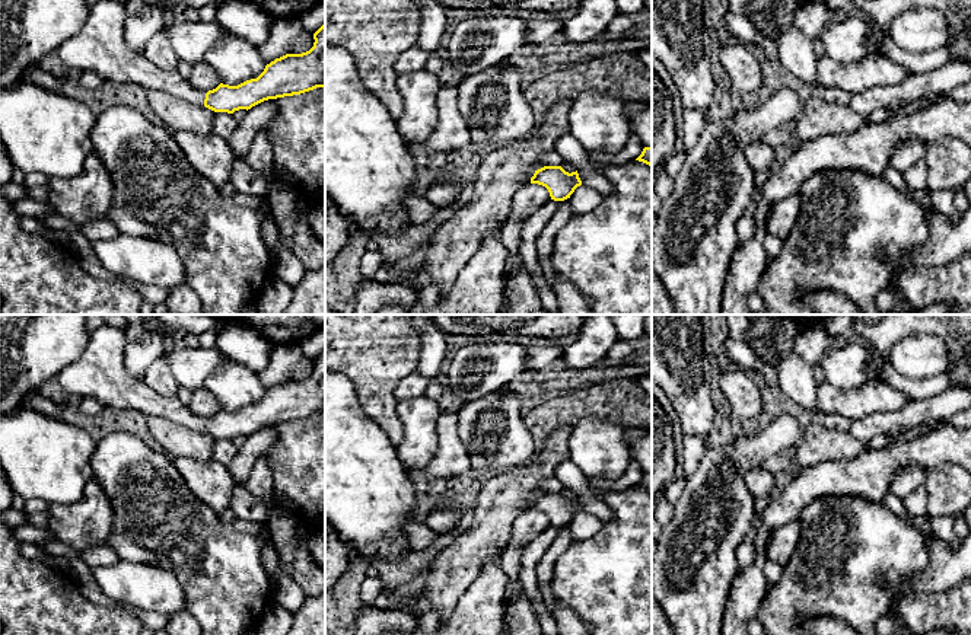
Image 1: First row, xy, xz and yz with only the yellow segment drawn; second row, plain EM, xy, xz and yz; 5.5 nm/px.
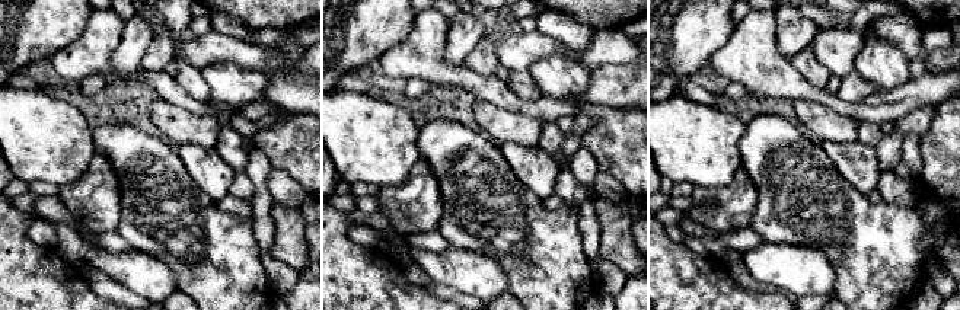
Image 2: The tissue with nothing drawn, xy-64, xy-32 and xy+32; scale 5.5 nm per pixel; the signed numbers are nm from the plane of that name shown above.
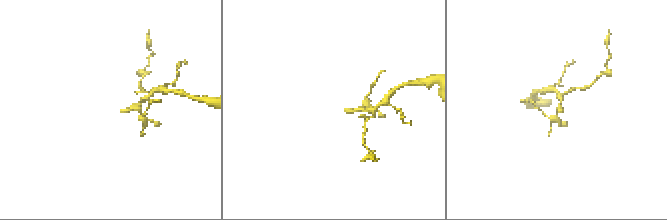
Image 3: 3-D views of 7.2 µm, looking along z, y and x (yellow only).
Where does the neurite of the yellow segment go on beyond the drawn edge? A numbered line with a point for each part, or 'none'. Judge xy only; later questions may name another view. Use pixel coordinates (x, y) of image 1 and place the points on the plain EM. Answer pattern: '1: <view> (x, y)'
1: xy (99, 373)

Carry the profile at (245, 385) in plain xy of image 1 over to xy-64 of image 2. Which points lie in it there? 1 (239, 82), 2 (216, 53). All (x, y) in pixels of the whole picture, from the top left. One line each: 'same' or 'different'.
1: same
2: different

